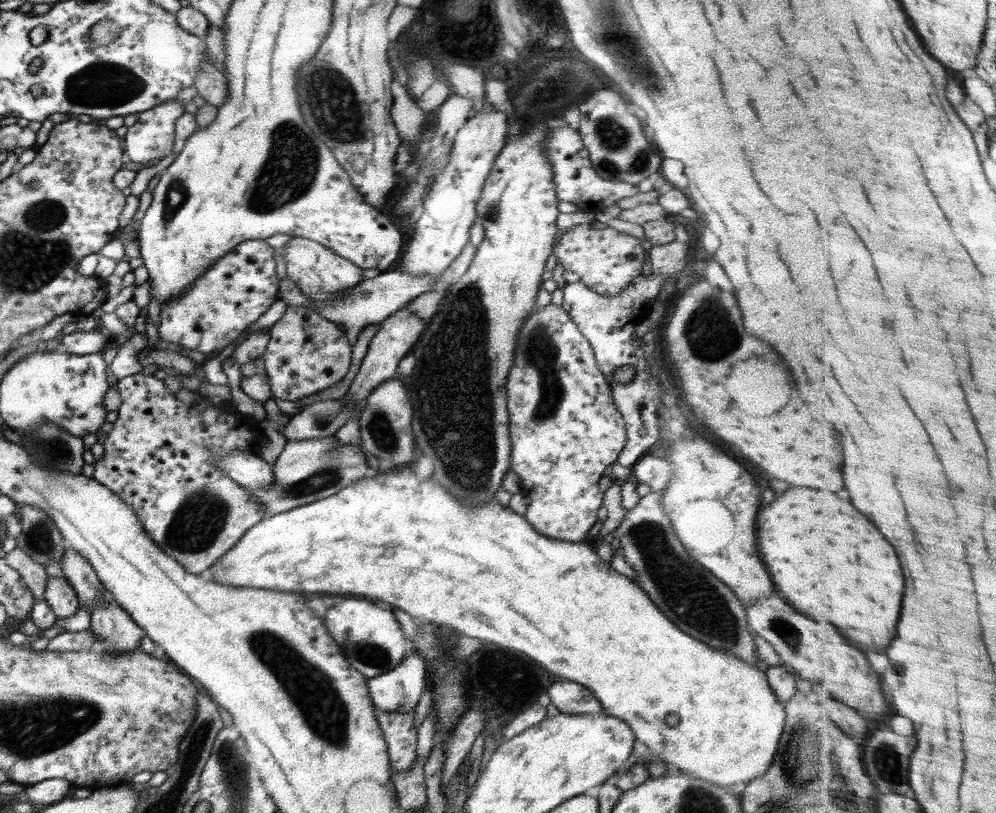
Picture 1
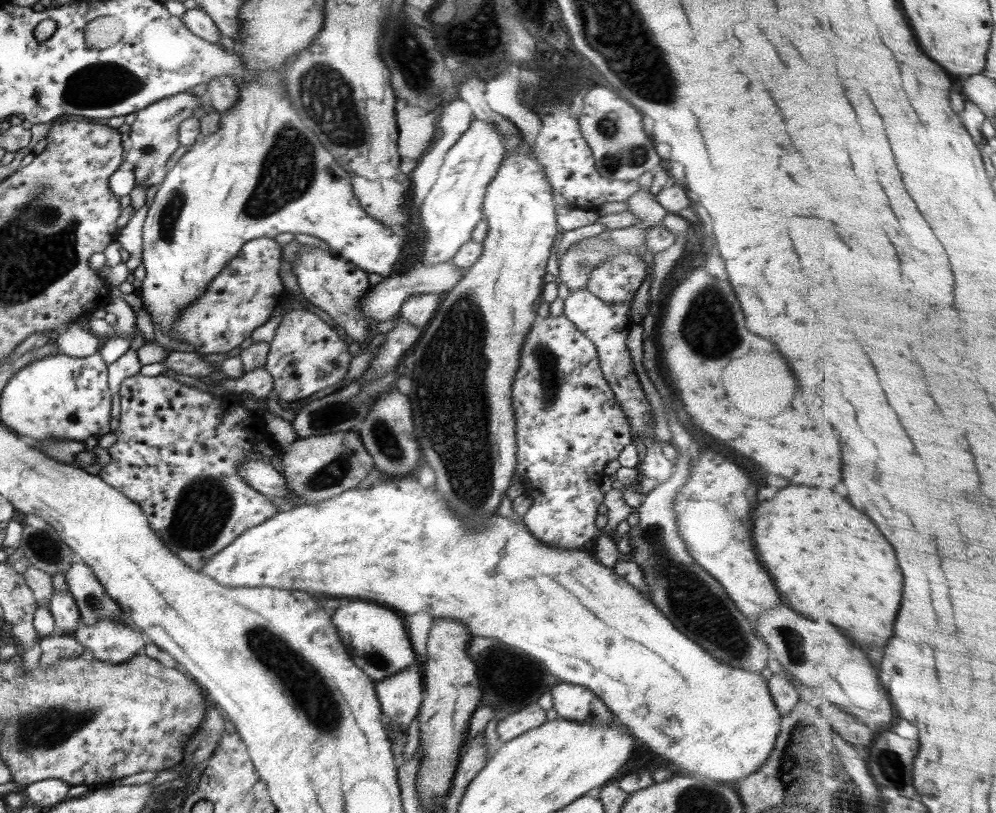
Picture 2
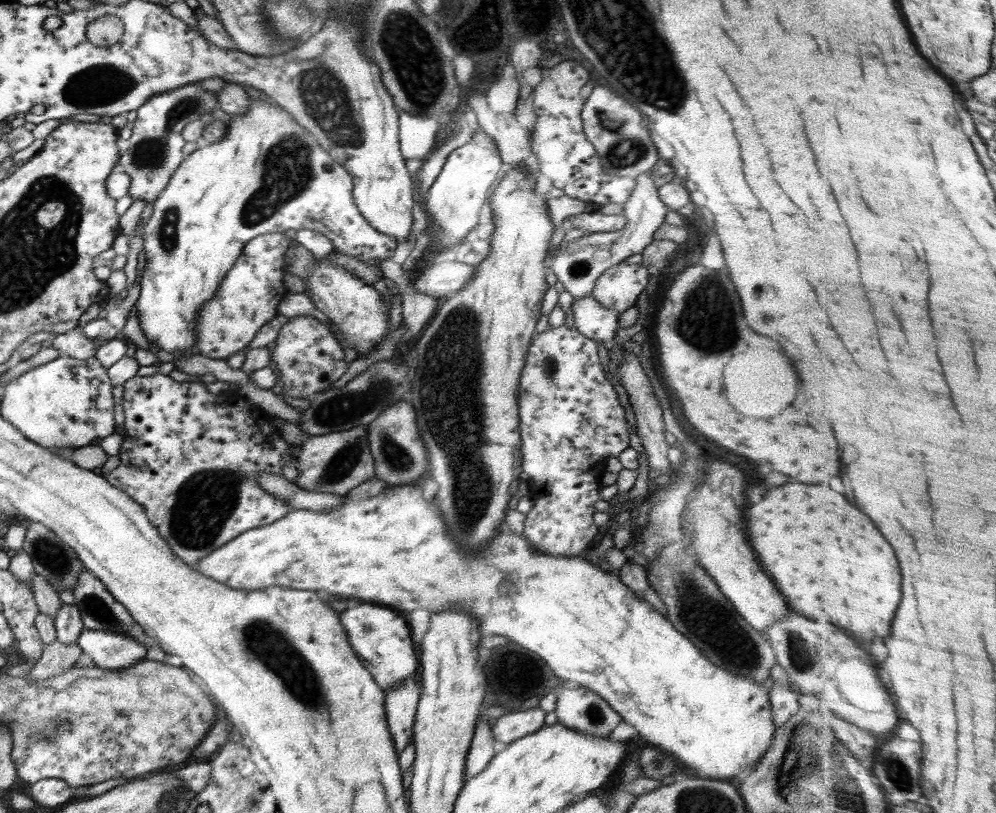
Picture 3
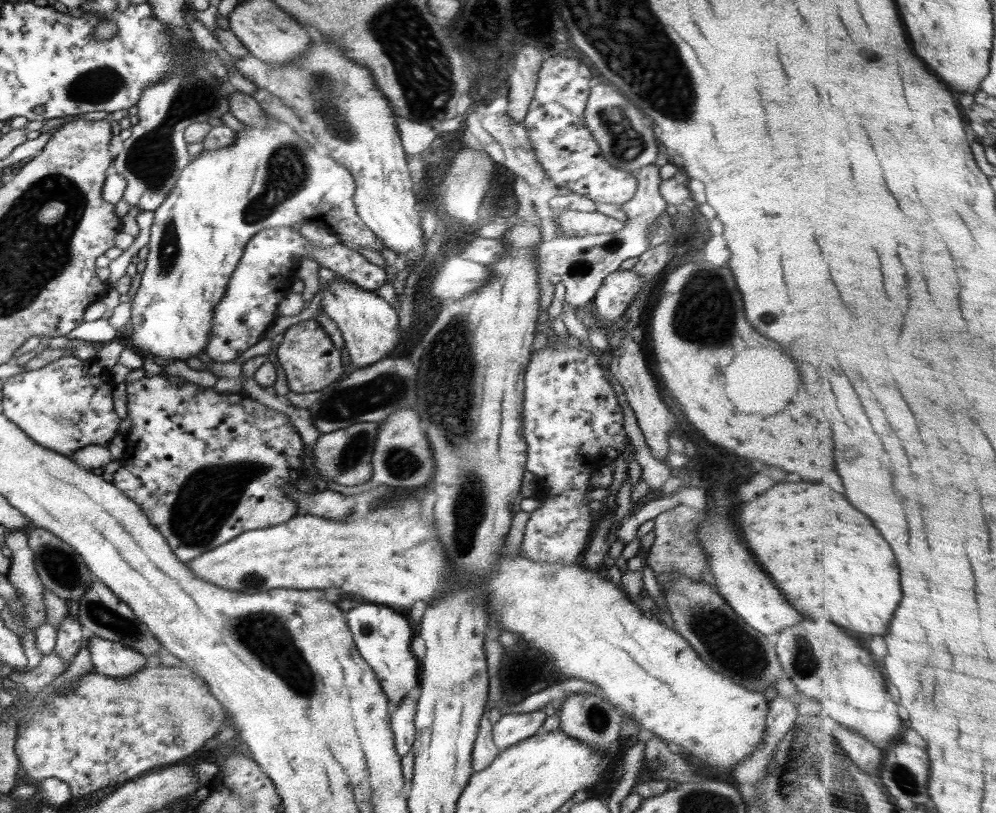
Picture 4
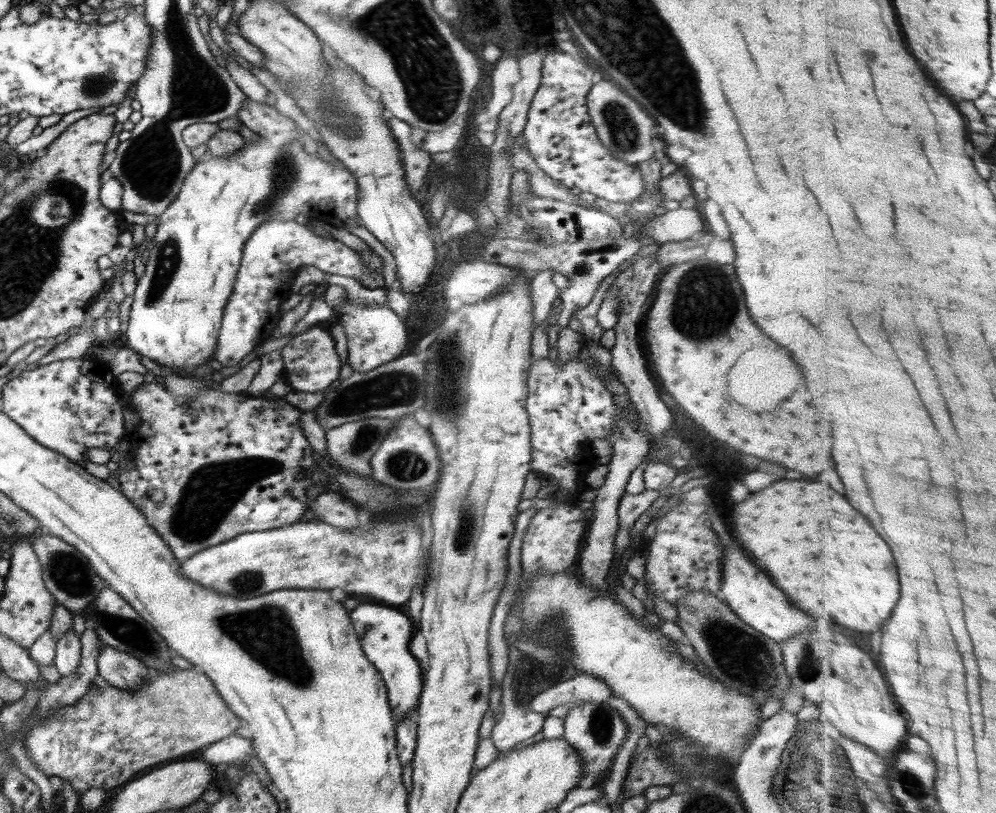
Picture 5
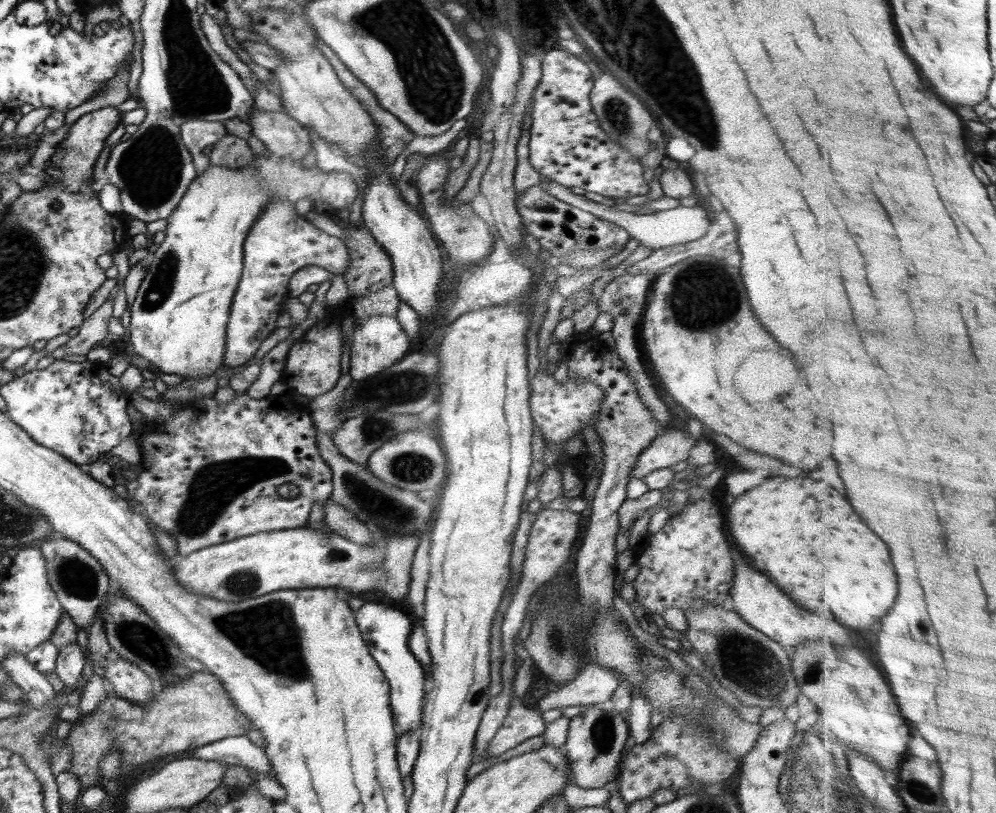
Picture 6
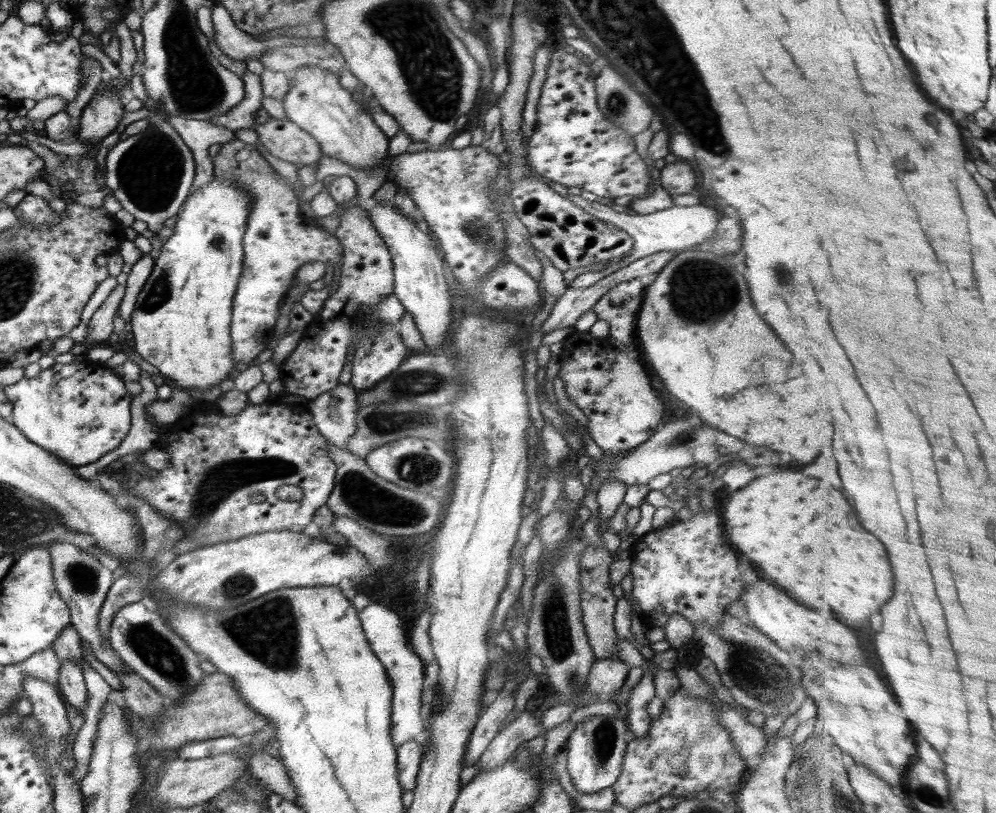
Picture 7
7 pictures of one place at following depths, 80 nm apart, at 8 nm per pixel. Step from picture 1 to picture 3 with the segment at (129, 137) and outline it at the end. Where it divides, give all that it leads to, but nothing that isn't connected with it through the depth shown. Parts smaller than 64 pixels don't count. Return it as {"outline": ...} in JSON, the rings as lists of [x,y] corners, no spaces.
{"outline":[[[200,83],[182,86],[166,94],[156,94],[146,100],[137,110],[137,117],[131,129],[128,150],[120,155],[118,165],[124,166],[124,173],[130,176],[128,195],[133,200],[140,199],[145,204],[153,203],[169,185],[170,178],[184,161],[182,148],[186,141],[182,129],[188,122],[198,120],[202,114],[211,114],[218,108],[214,93],[203,90]]]}

